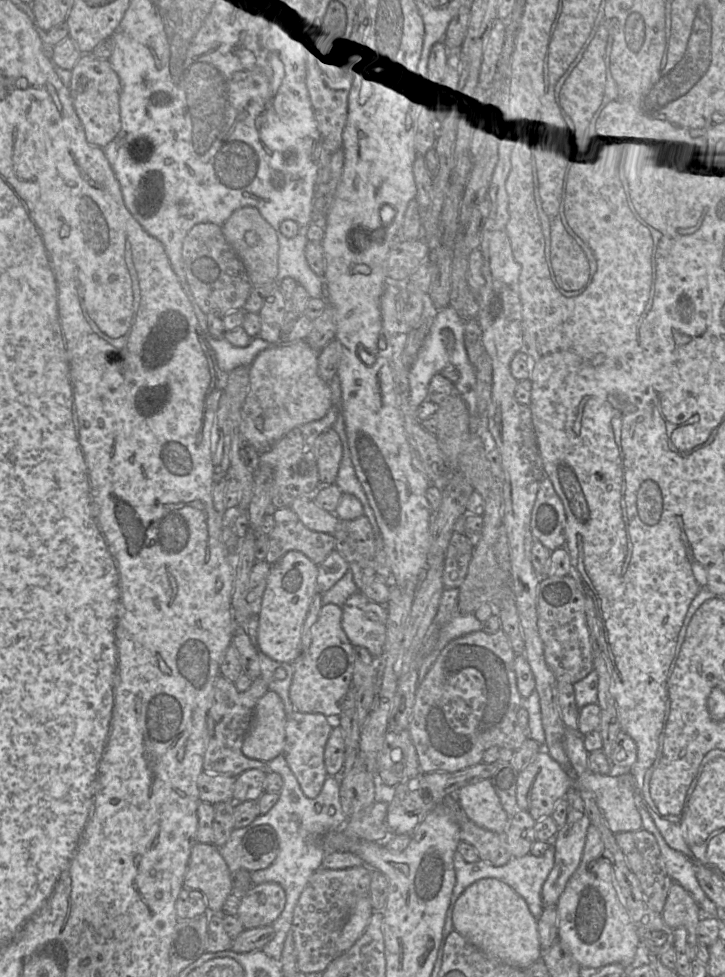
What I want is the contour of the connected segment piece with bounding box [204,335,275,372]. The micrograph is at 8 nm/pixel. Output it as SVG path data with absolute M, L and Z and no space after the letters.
M211 335L204 338L218 372L231 372L240 366L249 366L260 352L275 344L255 337L251 339L248 346L236 347L224 338L215 338Z

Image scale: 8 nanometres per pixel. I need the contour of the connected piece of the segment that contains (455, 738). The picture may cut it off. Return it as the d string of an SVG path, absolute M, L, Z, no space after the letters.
M503 630L468 633L449 642L420 682L407 731L415 747L420 770L456 772L481 763L484 752L493 746L517 750L527 739L529 729L518 724L517 713L522 708L522 696L517 688L514 671L516 657L509 638Z

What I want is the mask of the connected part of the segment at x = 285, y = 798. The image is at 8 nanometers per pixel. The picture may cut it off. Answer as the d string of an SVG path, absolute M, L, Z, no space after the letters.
M282 755L265 762L266 767L282 777L283 786L278 793L275 805L264 815L259 815L250 826L267 825L272 827L278 837L279 850L273 863L262 870L250 874L251 884L276 882L286 894L286 905L280 917L273 923L274 936L262 948L269 957L280 961L285 940L291 932L293 910L311 876L323 868L323 857L327 852L322 846L322 837L333 830L340 829L348 820L340 803L339 778L328 776L319 795L312 799L302 792L300 785Z

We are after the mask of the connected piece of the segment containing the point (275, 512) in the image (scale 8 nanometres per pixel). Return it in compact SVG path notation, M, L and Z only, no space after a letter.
M273 508L268 514L273 516L275 526L267 535L267 563L275 564L287 552L298 551L316 565L320 565L335 550L333 534L308 529L291 508Z

